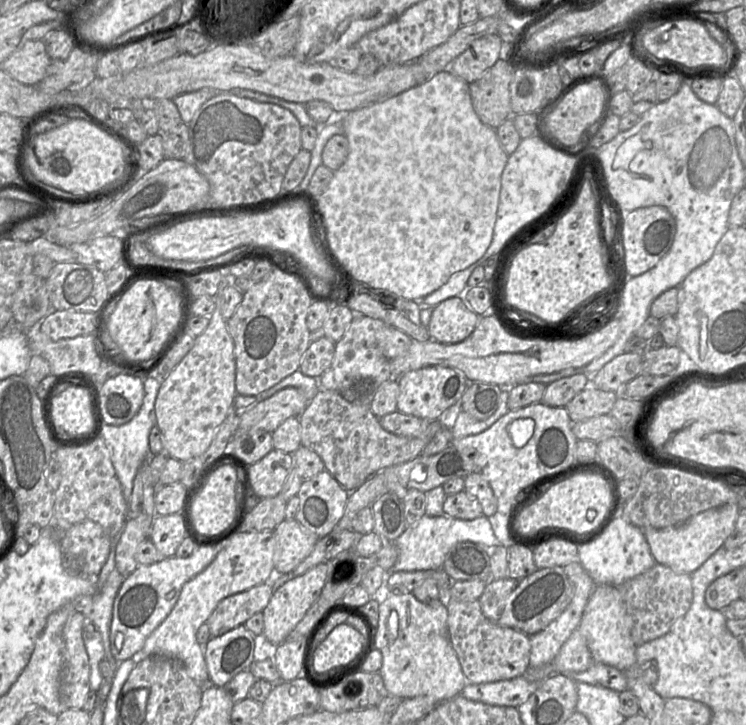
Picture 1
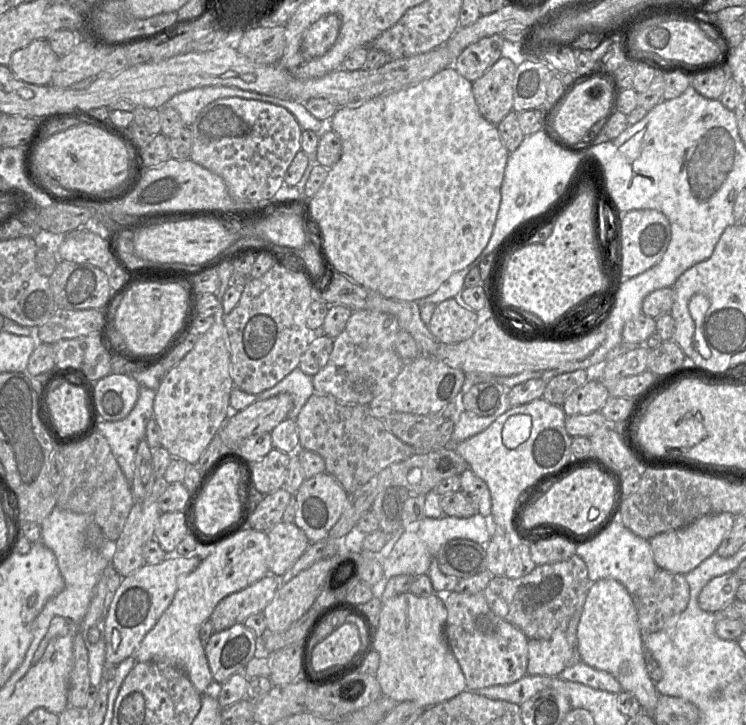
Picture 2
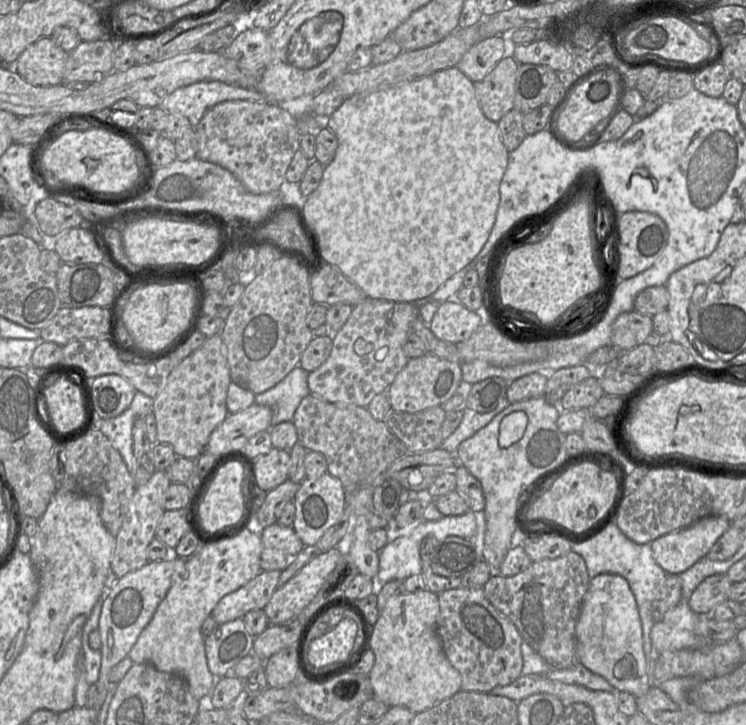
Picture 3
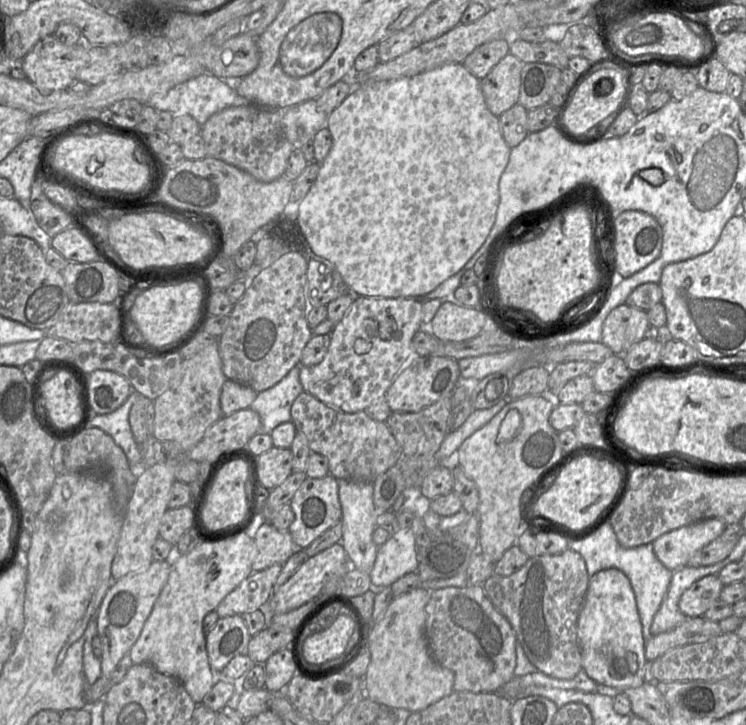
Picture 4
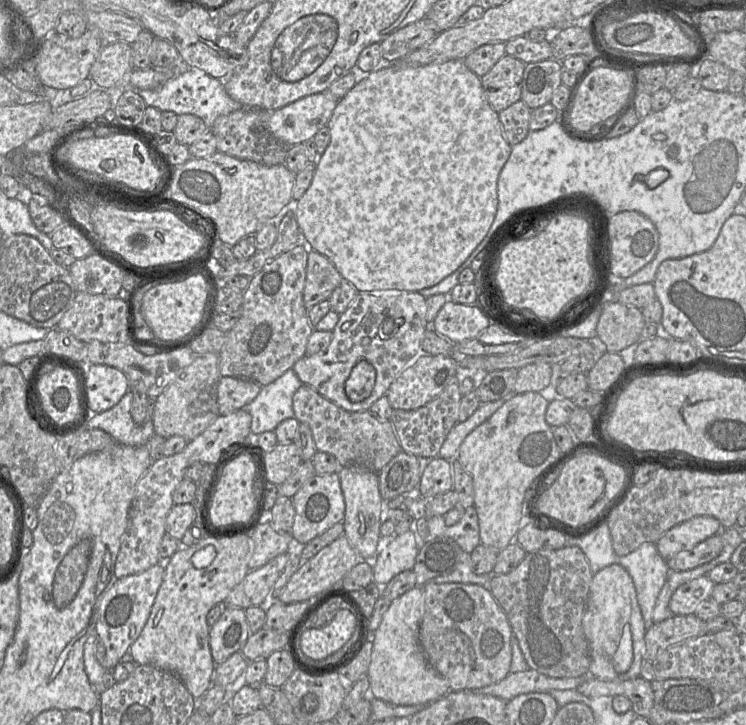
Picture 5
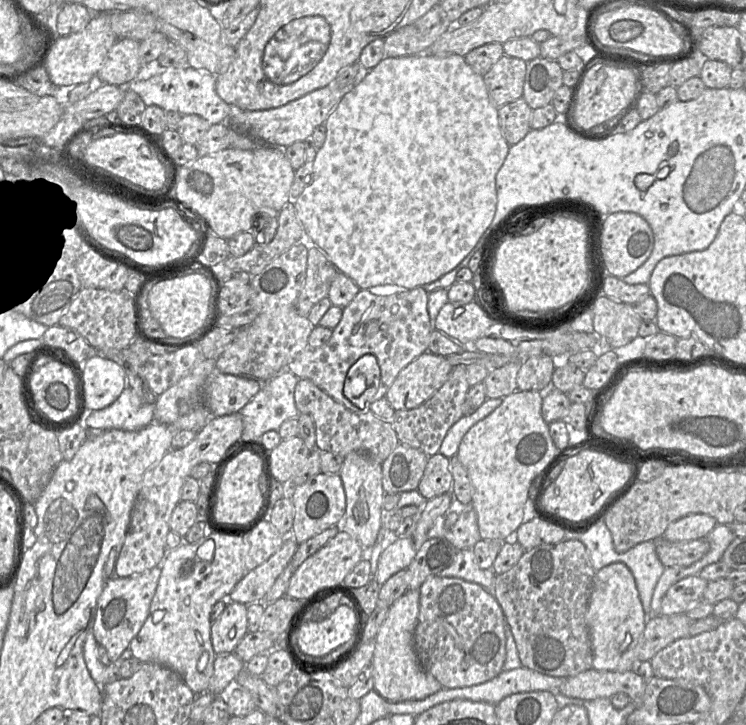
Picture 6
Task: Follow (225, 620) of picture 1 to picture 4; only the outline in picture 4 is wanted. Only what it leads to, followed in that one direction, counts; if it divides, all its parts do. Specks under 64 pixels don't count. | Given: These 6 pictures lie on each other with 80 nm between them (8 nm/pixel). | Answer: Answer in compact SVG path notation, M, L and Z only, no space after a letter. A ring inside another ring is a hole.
M275 564L252 572L220 602L216 609L219 618L266 610L271 590L281 570L282 564Z

